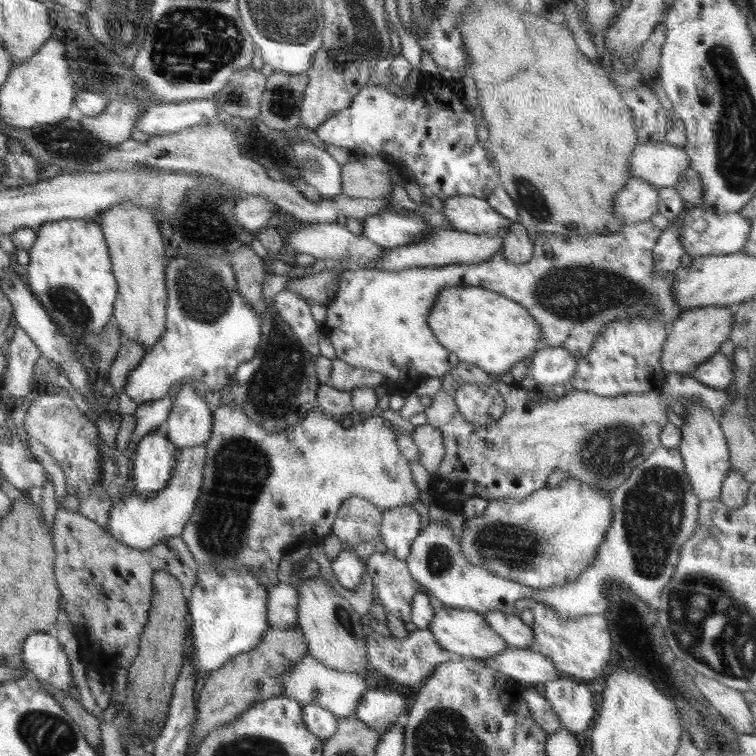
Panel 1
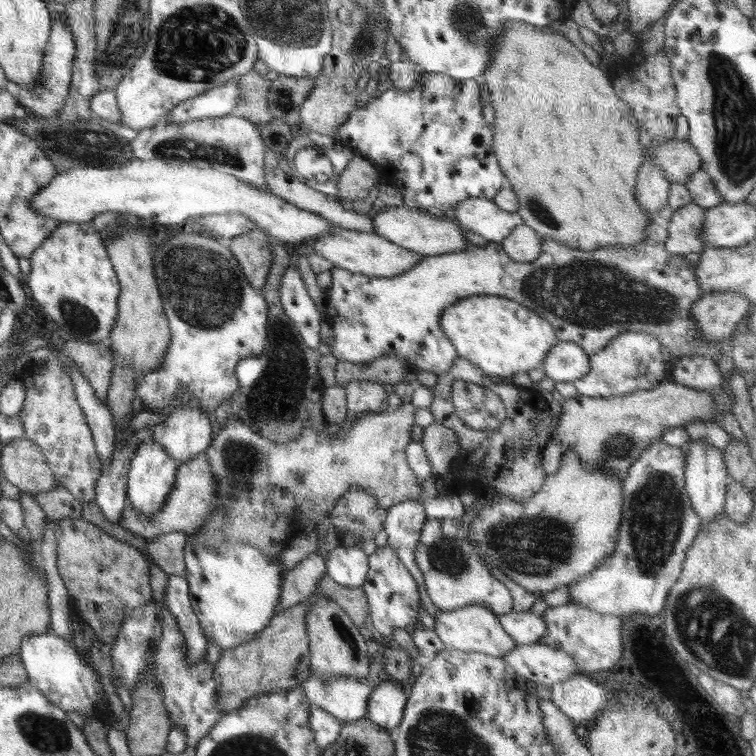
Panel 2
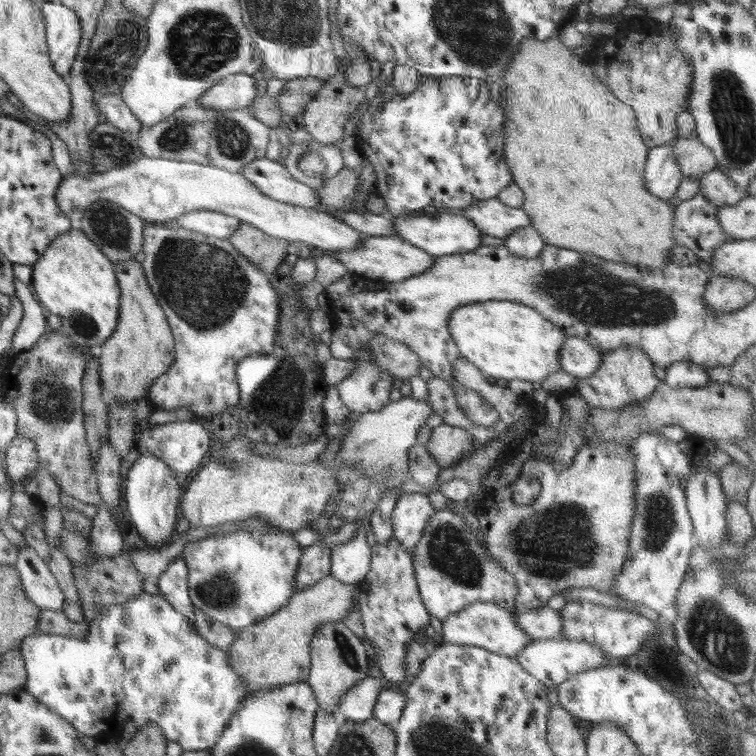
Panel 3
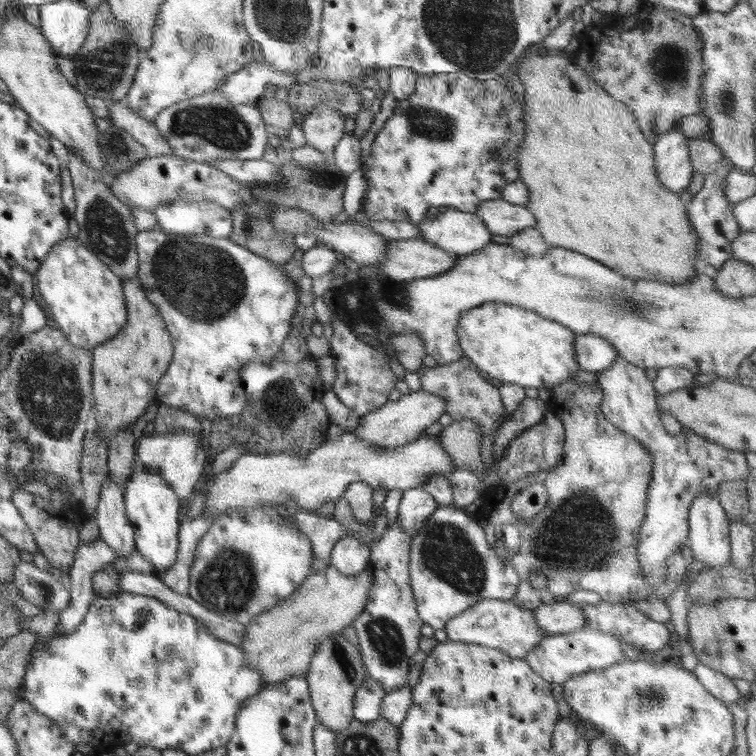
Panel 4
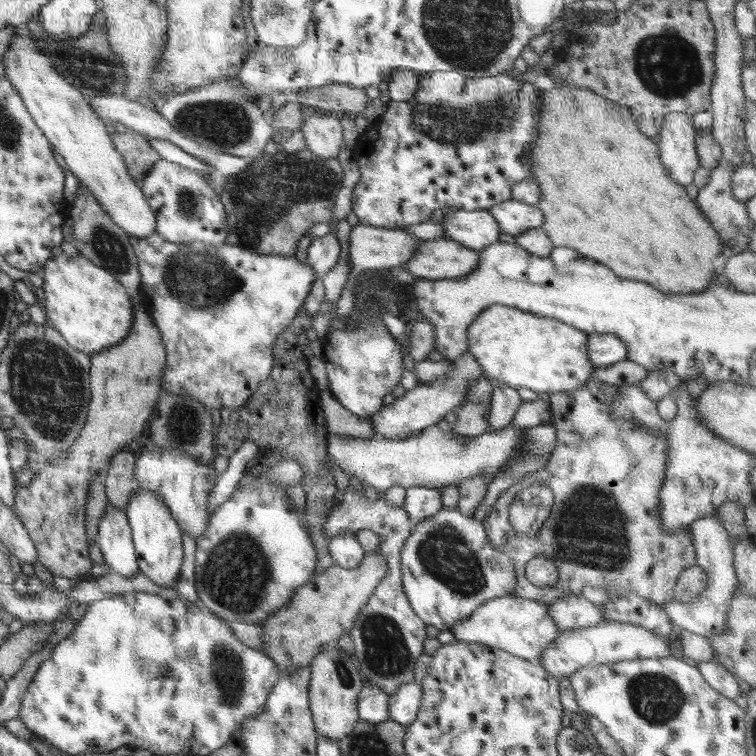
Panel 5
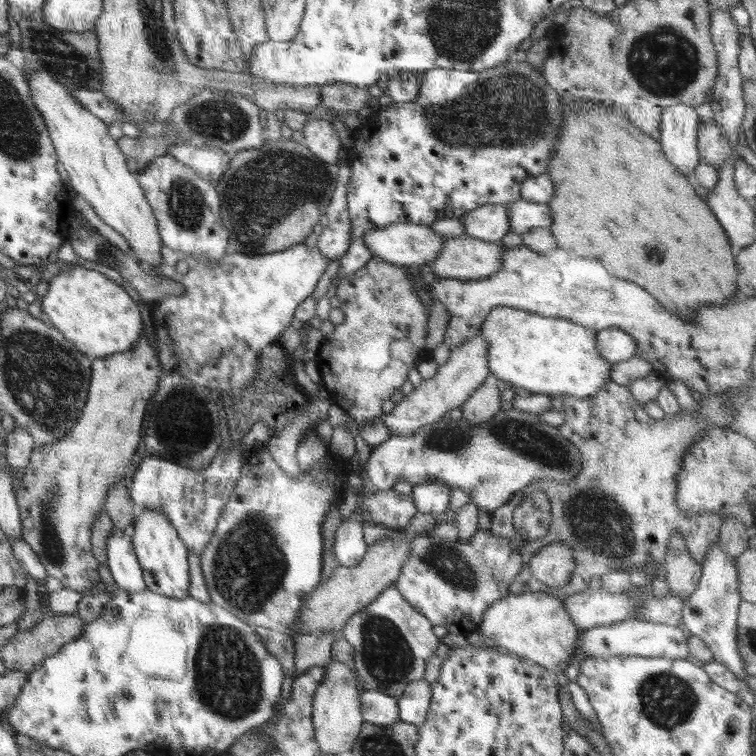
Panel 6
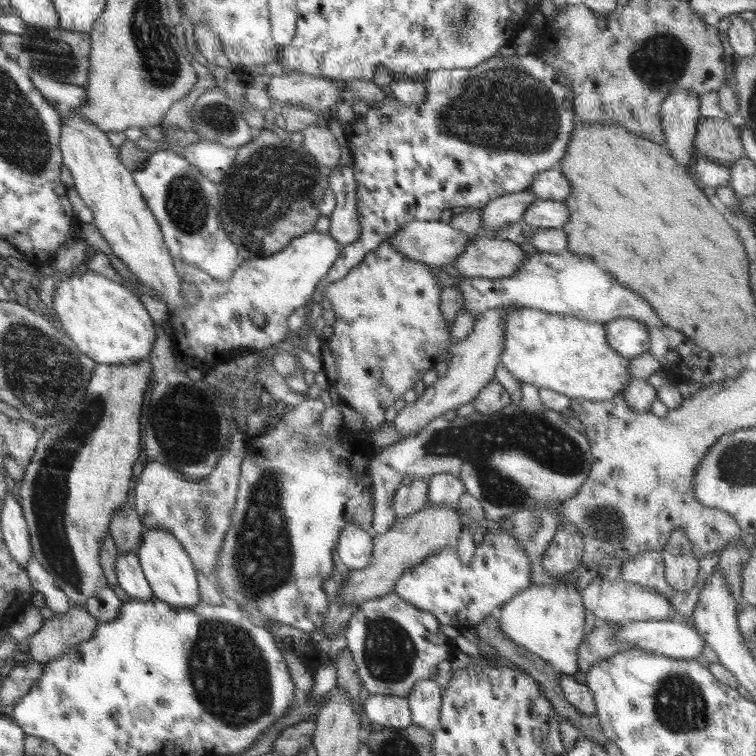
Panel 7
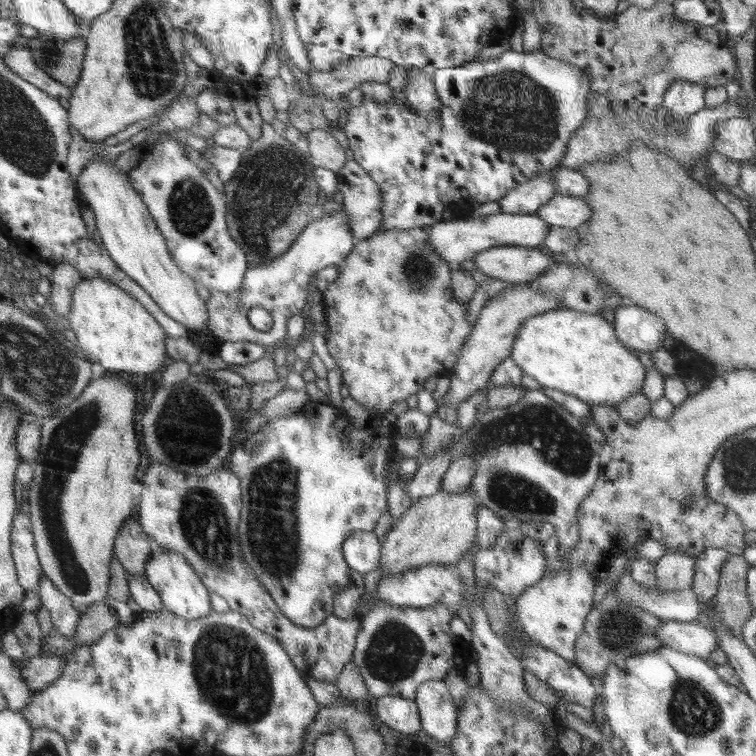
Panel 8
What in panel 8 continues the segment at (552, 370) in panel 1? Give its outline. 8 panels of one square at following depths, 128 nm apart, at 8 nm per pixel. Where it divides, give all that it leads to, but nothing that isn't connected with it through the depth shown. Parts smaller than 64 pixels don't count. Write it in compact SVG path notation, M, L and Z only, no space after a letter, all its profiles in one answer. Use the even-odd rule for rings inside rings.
M637 305L620 306L613 322L615 337L628 349L640 352L661 348L667 328L659 316Z

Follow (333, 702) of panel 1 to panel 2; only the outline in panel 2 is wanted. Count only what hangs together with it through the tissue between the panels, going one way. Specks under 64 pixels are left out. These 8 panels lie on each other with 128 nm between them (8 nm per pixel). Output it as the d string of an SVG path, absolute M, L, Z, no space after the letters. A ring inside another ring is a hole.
M312 672L300 686L313 707L329 712L342 722L365 718L373 690L364 677L332 677L331 681L323 681Z

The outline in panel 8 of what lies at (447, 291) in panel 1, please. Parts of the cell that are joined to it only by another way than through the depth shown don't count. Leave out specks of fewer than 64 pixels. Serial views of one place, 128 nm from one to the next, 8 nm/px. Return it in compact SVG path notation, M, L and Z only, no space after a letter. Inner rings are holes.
M567 309L548 310L522 322L509 357L522 369L522 373L538 381L542 387L561 390L595 405L616 406L632 393L642 391L647 374L638 357L615 337L613 323L606 321L602 315Z

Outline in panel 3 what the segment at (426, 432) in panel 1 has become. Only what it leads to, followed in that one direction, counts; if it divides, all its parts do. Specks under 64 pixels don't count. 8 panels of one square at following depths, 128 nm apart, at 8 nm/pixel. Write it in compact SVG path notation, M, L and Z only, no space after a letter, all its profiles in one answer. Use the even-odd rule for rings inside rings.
M446 423L432 428L425 447L443 469L457 465L474 452L474 442L470 434L463 428Z

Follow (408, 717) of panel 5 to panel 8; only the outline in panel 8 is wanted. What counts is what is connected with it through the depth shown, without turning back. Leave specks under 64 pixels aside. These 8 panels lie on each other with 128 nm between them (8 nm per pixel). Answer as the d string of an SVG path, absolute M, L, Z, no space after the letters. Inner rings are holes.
M429 680L418 686L413 701L417 704L422 730L448 747L456 736L458 708L443 680Z

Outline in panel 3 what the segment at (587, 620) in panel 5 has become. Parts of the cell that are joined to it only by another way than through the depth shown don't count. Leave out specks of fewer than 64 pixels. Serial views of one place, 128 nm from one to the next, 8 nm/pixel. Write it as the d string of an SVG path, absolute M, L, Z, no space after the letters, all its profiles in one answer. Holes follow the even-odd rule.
M547 605L516 613L515 621L533 641L559 638L562 630L561 614Z

